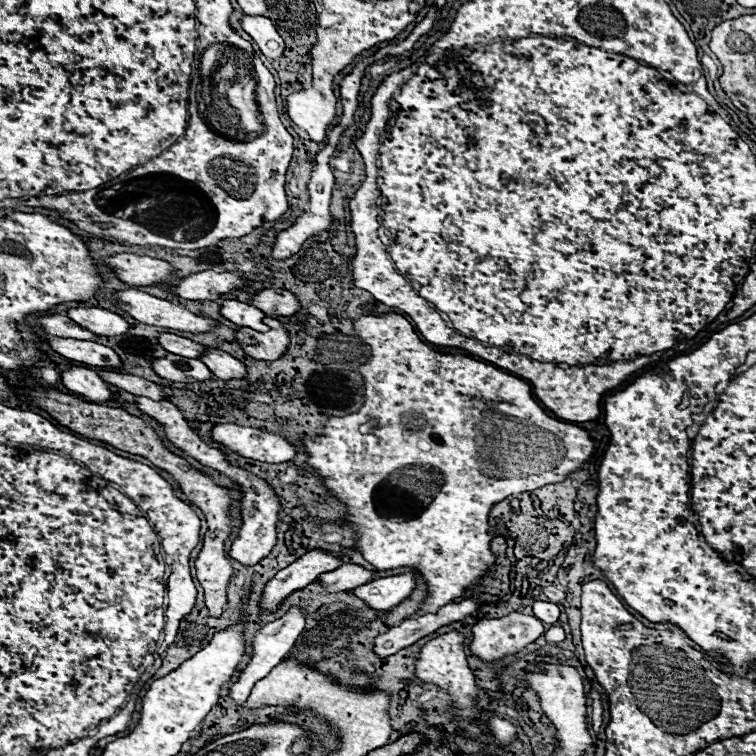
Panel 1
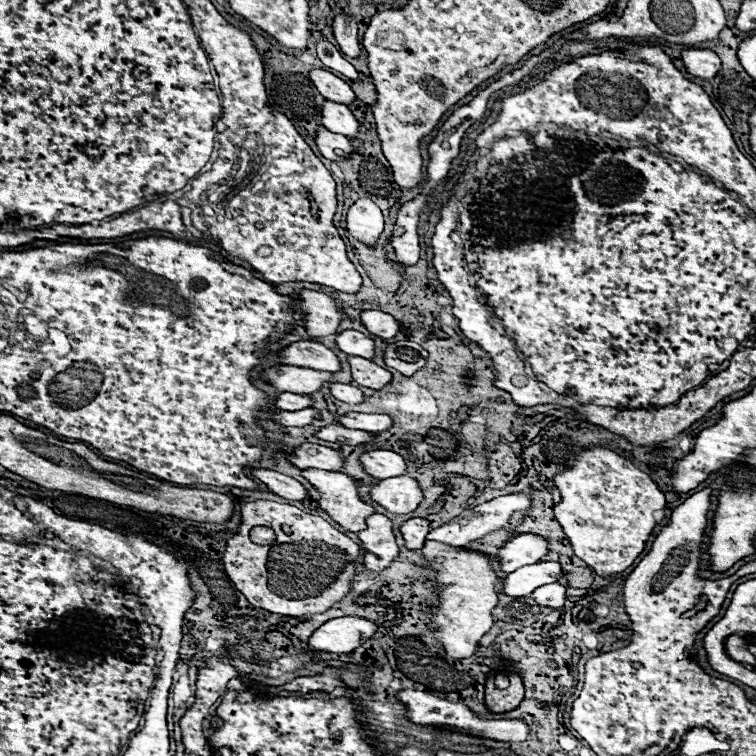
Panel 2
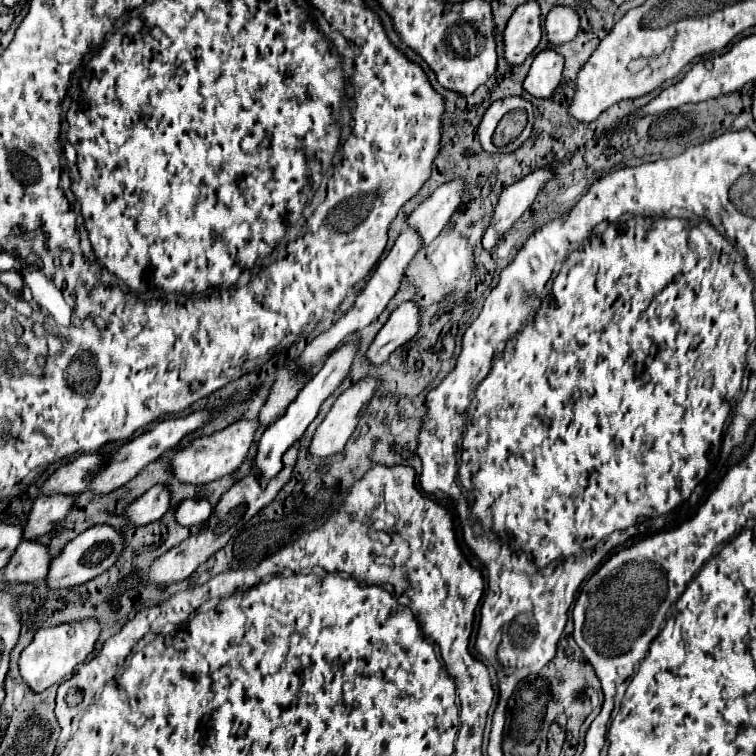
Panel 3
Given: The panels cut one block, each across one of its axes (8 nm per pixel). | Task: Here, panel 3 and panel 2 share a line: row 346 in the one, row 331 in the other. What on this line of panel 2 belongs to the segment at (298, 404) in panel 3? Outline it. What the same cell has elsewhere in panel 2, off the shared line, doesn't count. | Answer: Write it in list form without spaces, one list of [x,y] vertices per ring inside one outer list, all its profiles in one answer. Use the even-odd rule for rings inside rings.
[[[342,330],[336,334],[336,346],[350,356],[374,356],[374,342],[356,330]]]

